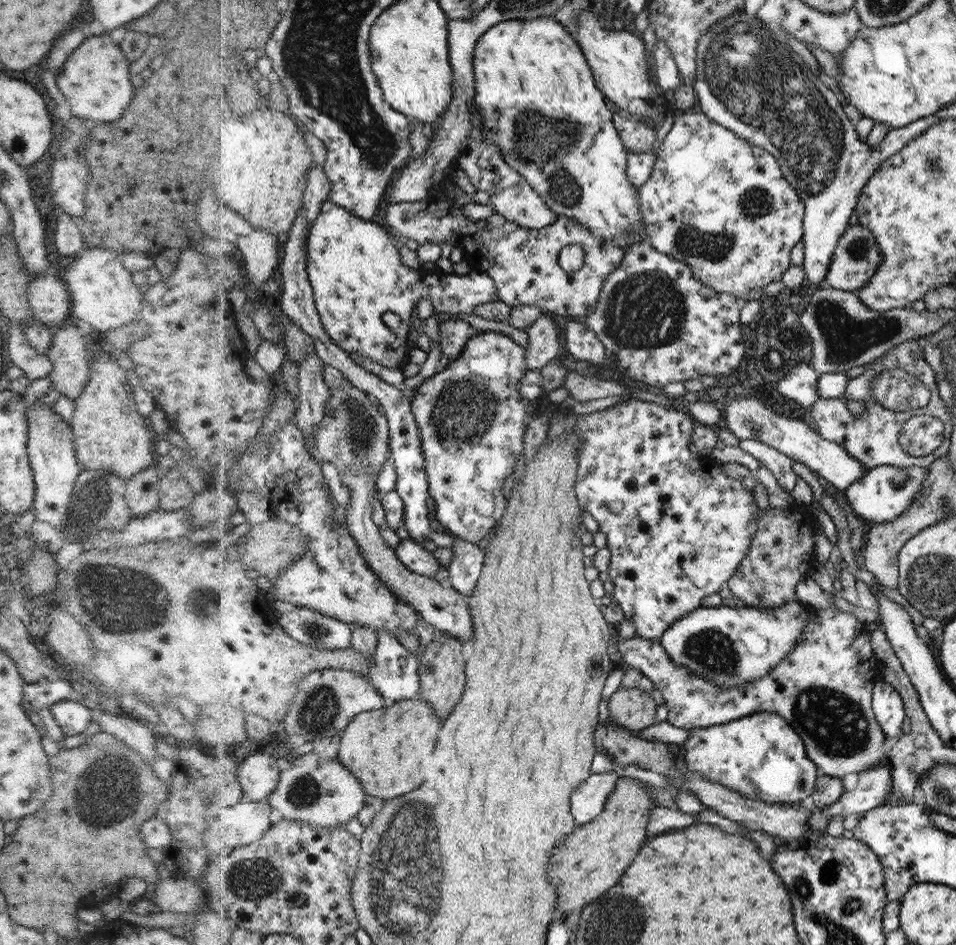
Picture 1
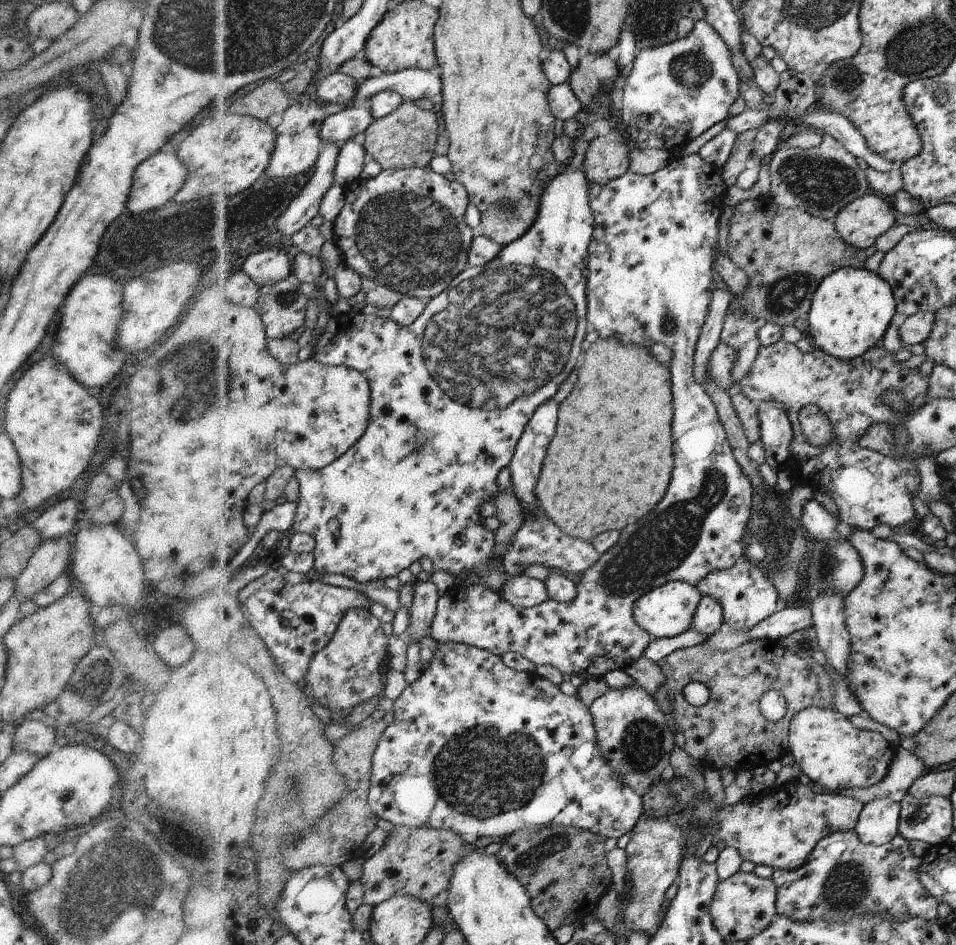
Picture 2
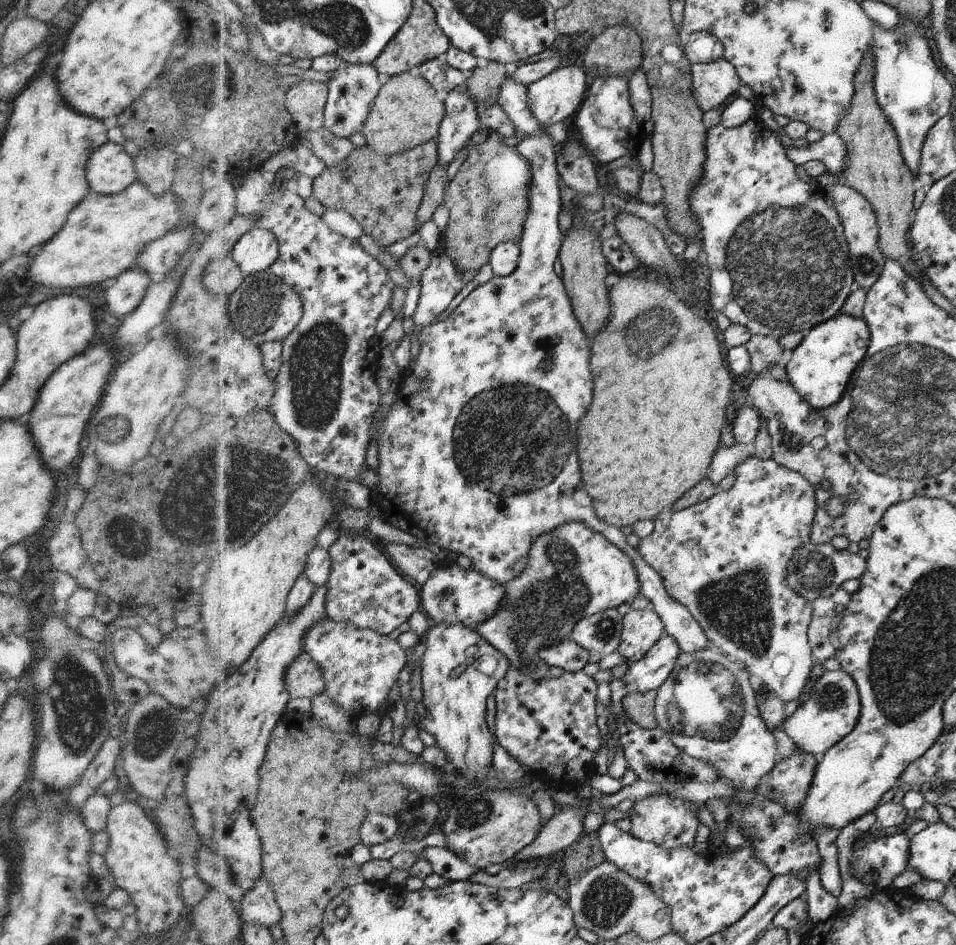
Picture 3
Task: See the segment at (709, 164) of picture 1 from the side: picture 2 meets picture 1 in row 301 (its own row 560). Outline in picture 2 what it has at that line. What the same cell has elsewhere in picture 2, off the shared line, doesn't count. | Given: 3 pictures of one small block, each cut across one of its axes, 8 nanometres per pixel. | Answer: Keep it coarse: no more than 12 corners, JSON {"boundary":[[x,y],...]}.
{"boundary":[[744,559],[695,584],[732,629],[779,608],[772,581]]}

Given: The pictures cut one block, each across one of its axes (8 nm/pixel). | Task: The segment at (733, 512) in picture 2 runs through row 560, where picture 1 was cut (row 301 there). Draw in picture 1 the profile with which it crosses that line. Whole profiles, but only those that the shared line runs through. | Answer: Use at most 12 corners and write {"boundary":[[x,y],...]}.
{"boundary":[[645,238],[588,330],[651,388],[742,362],[735,295]]}

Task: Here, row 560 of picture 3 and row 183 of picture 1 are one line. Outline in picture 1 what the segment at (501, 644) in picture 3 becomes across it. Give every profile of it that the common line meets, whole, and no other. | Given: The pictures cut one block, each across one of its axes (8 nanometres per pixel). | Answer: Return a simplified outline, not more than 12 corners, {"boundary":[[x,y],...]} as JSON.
{"boundary":[[563,23],[473,54],[487,142],[552,211],[638,243],[639,192]]}

